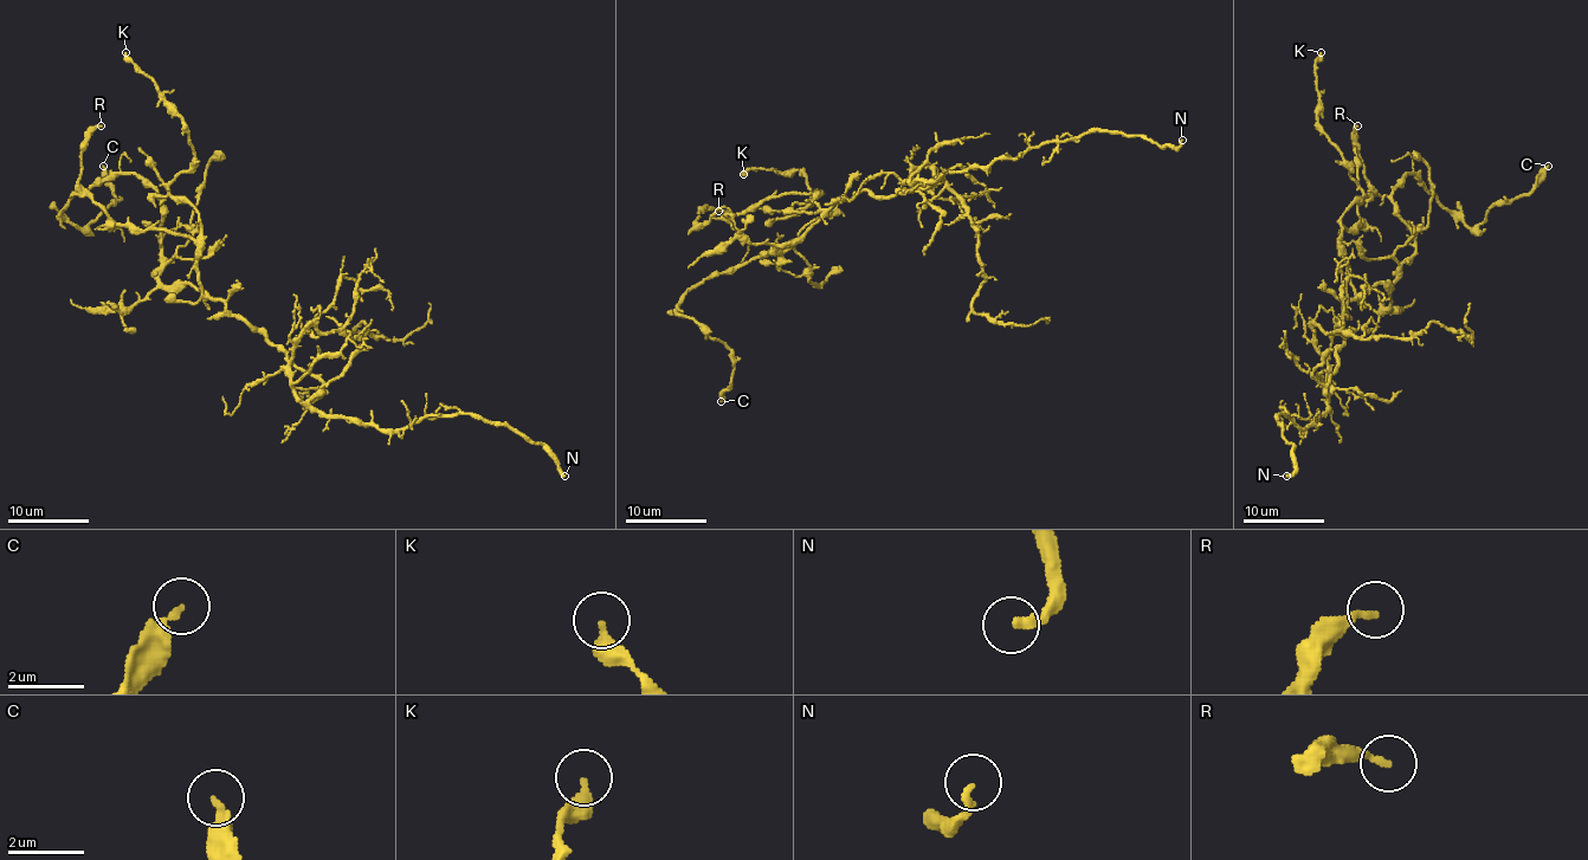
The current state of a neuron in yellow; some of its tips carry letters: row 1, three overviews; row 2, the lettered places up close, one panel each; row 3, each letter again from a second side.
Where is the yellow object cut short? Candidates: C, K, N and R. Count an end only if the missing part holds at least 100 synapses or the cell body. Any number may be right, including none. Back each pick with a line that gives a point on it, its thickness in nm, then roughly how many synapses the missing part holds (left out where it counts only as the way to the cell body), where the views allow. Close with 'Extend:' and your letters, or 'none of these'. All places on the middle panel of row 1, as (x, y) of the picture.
N: Place: (1182, 140). Thickness 220 nm
Extend: N

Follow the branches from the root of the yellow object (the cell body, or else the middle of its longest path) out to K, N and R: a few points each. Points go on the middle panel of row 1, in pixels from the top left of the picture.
K: (859, 194), (828, 208), (814, 202), (817, 194), (788, 217), (812, 196), (798, 169), (743, 174)
N: (859, 194), (925, 188), (948, 172), (1018, 160), (1041, 143), (1092, 131), (1143, 135), (1160, 147), (1182, 140)
R: (859, 194), (828, 208), (812, 194), (780, 194), (696, 220), (701, 211), (718, 211)

